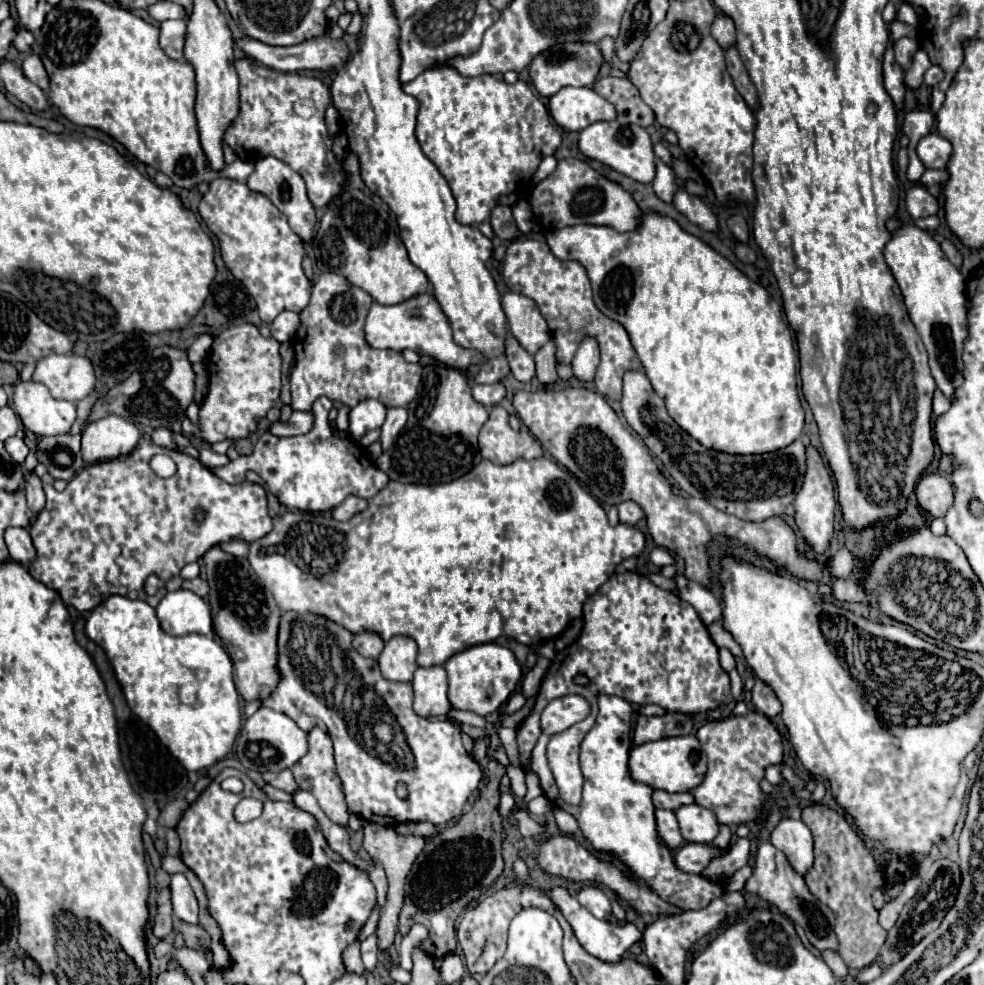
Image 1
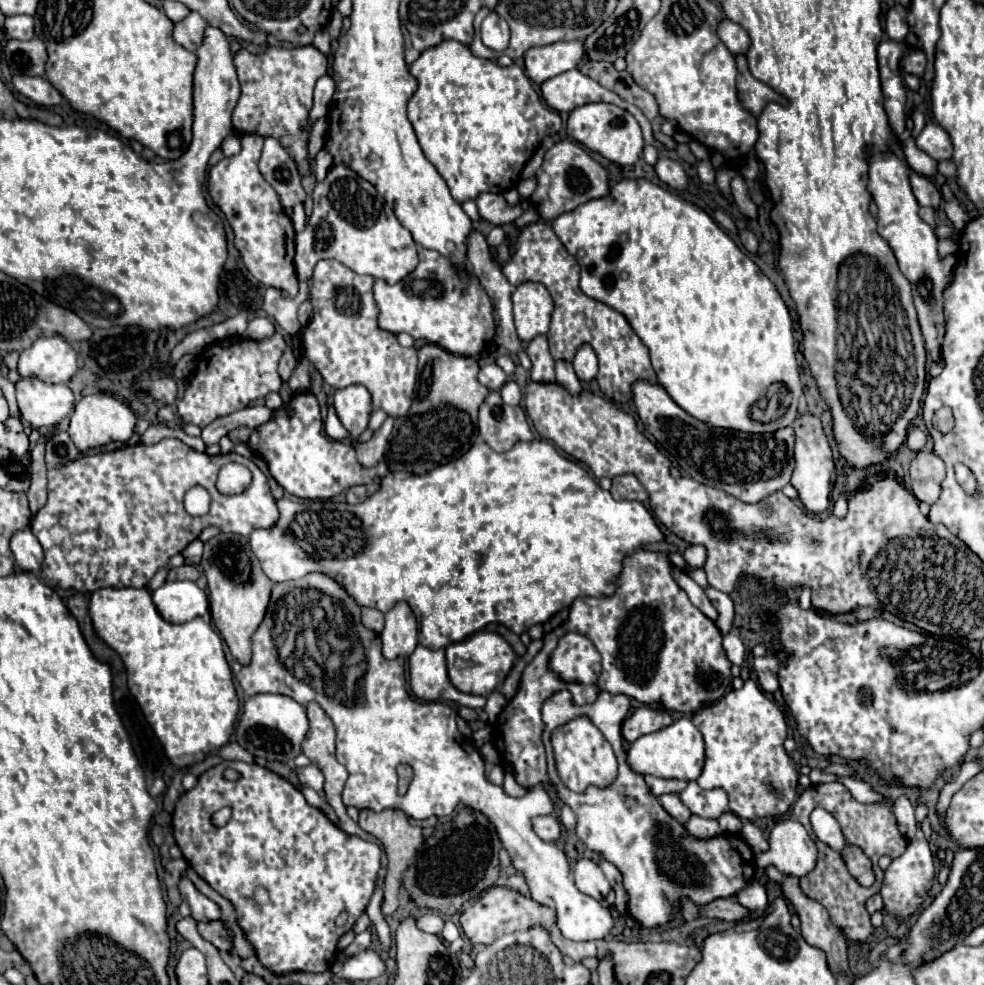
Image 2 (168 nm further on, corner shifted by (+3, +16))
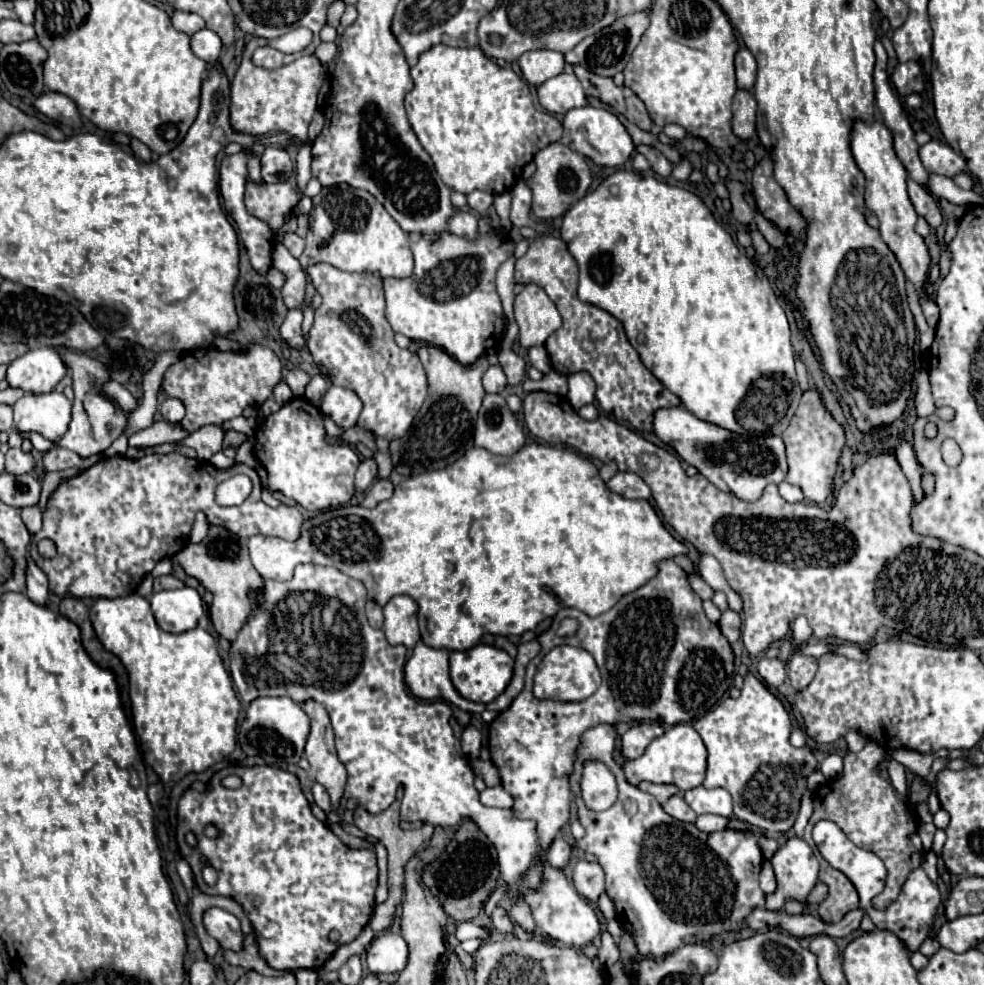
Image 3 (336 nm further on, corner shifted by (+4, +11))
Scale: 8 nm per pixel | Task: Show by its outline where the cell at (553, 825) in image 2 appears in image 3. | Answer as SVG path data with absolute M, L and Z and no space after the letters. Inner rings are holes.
M555 837L553 843L545 849L545 857L551 865L563 869L567 863L569 863L569 857L571 857L571 847L565 843L563 837Z

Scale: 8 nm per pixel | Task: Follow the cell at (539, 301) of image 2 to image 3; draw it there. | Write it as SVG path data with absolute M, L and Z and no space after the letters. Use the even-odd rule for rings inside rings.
M527 285L515 297L515 321L519 325L519 343L525 349L545 345L547 337L561 327L555 303L539 285Z

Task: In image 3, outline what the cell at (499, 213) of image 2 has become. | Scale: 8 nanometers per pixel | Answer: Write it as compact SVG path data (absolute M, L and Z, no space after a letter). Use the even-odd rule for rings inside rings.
M473 191L473 193L467 195L467 203L475 213L485 215L487 209L491 207L491 203L493 203L493 195L485 193L485 191Z

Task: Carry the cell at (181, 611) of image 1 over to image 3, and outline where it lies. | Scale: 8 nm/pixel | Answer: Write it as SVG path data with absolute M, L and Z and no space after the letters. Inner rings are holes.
M193 587L153 593L149 603L157 625L169 633L189 631L197 627L197 621L205 615L203 599Z

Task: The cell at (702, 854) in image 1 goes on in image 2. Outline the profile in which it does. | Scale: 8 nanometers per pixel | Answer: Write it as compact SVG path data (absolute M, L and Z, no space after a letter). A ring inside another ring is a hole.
M692 816L686 824L686 830L696 838L712 838L712 836L722 834L718 820L710 820L710 818L702 818L702 816Z

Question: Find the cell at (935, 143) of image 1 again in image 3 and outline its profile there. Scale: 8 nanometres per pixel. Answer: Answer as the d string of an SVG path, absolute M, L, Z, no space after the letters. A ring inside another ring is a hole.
M929 141L919 147L919 157L923 167L929 173L939 173L945 177L953 177L965 171L965 159L959 157L947 143Z

